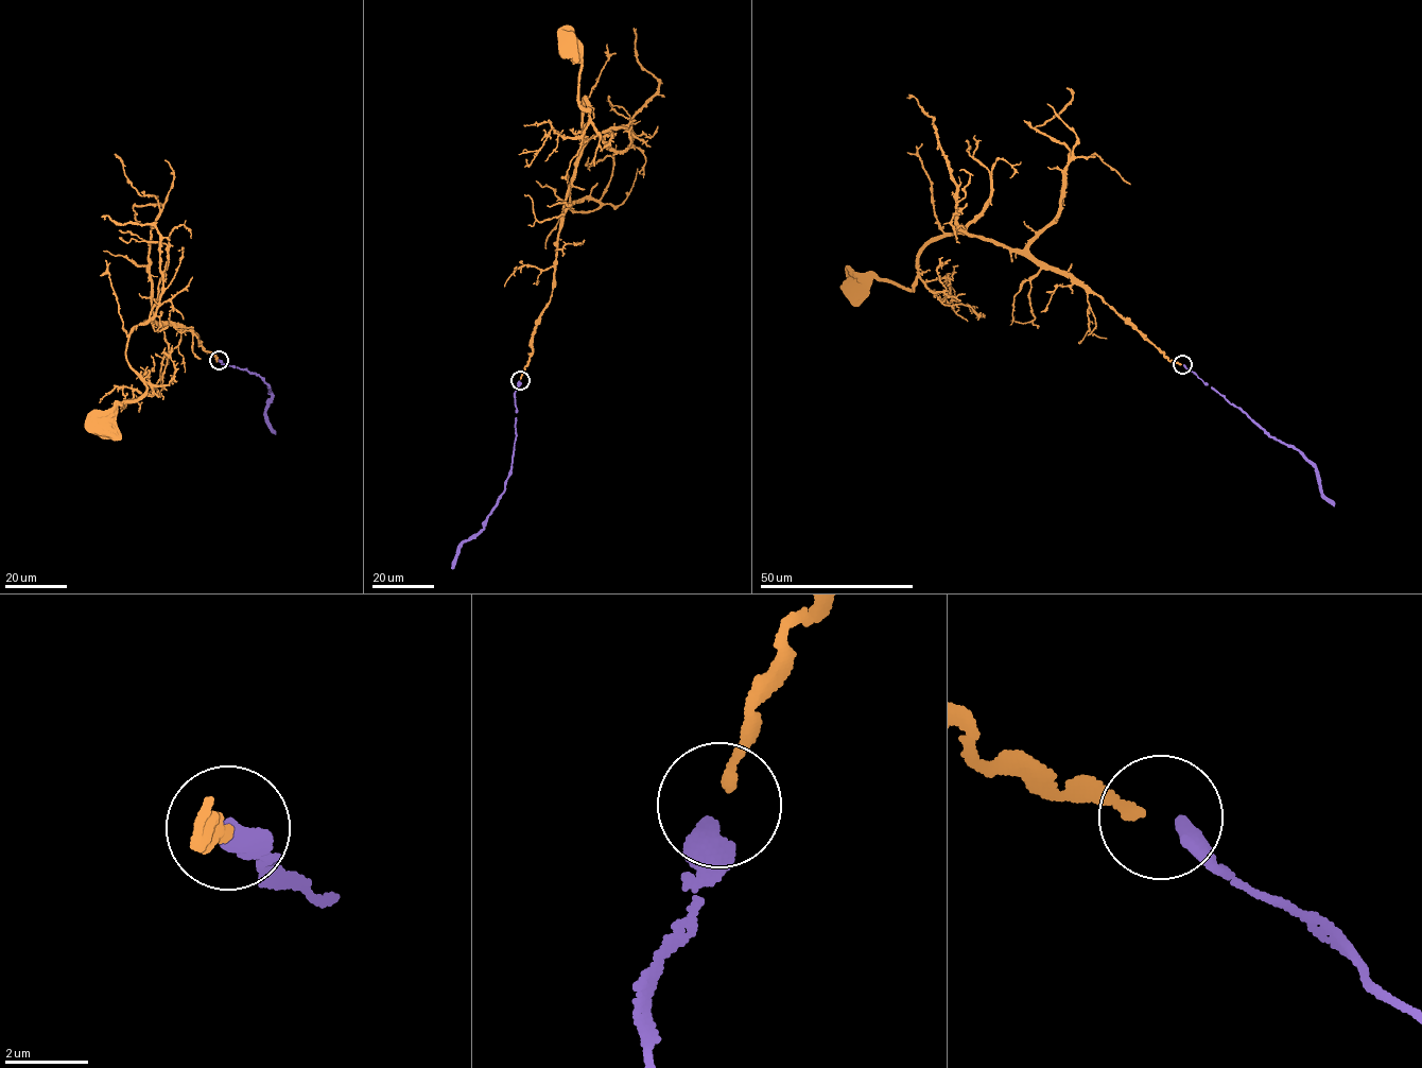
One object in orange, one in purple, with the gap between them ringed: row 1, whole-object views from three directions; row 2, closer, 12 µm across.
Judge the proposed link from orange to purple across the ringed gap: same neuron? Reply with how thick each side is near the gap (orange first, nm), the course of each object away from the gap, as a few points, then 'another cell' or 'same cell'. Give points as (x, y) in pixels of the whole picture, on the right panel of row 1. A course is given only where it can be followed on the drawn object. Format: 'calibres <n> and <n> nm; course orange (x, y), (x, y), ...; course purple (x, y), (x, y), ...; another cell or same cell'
calibres 260 and 480 nm; course orange (1181, 364), (1168, 360), (1072, 277), (972, 235), (937, 236), (920, 254), (911, 289), (866, 276), (853, 288); course purple (1183, 365), (1241, 408), (1268, 434), (1294, 447), (1315, 467), (1319, 487), (1334, 506); same cell

